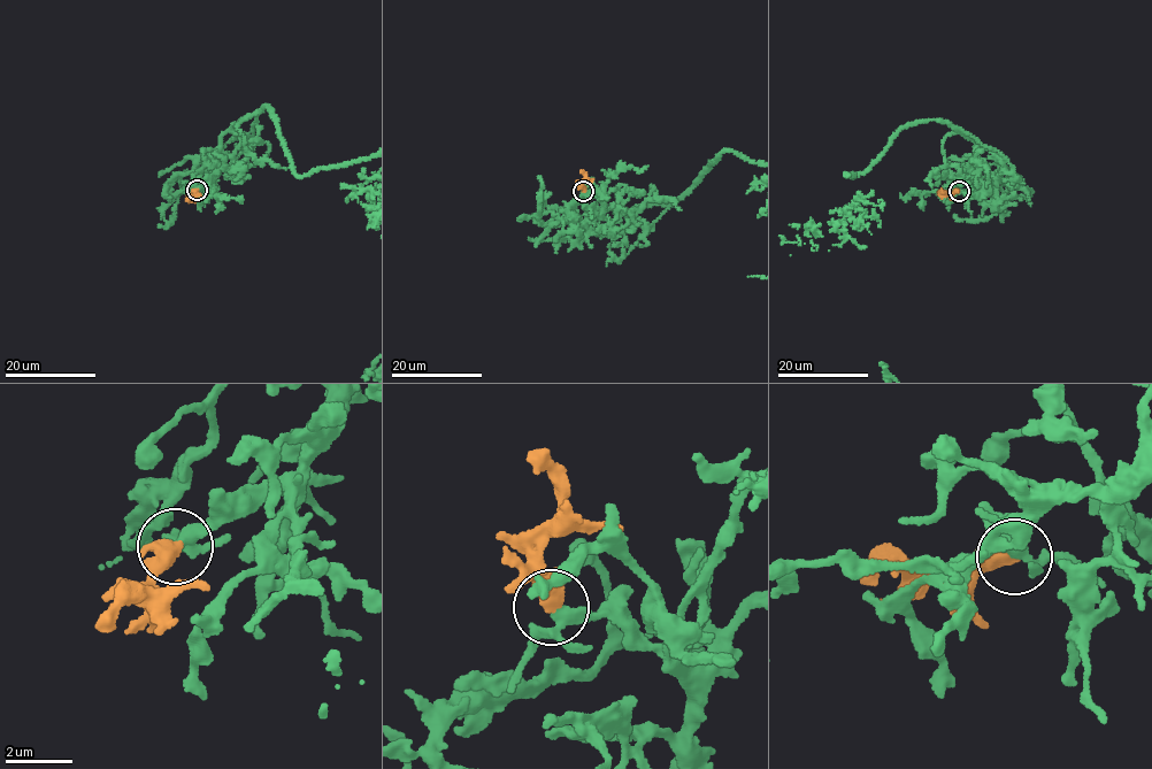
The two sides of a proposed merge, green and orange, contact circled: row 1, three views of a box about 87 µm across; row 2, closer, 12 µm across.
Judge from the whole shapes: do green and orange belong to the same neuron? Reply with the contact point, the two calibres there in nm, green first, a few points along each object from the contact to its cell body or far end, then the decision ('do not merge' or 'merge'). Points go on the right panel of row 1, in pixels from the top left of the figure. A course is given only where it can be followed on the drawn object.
(959, 191) | 280/600 nm | orange via (959, 190), (937, 193) | merge

